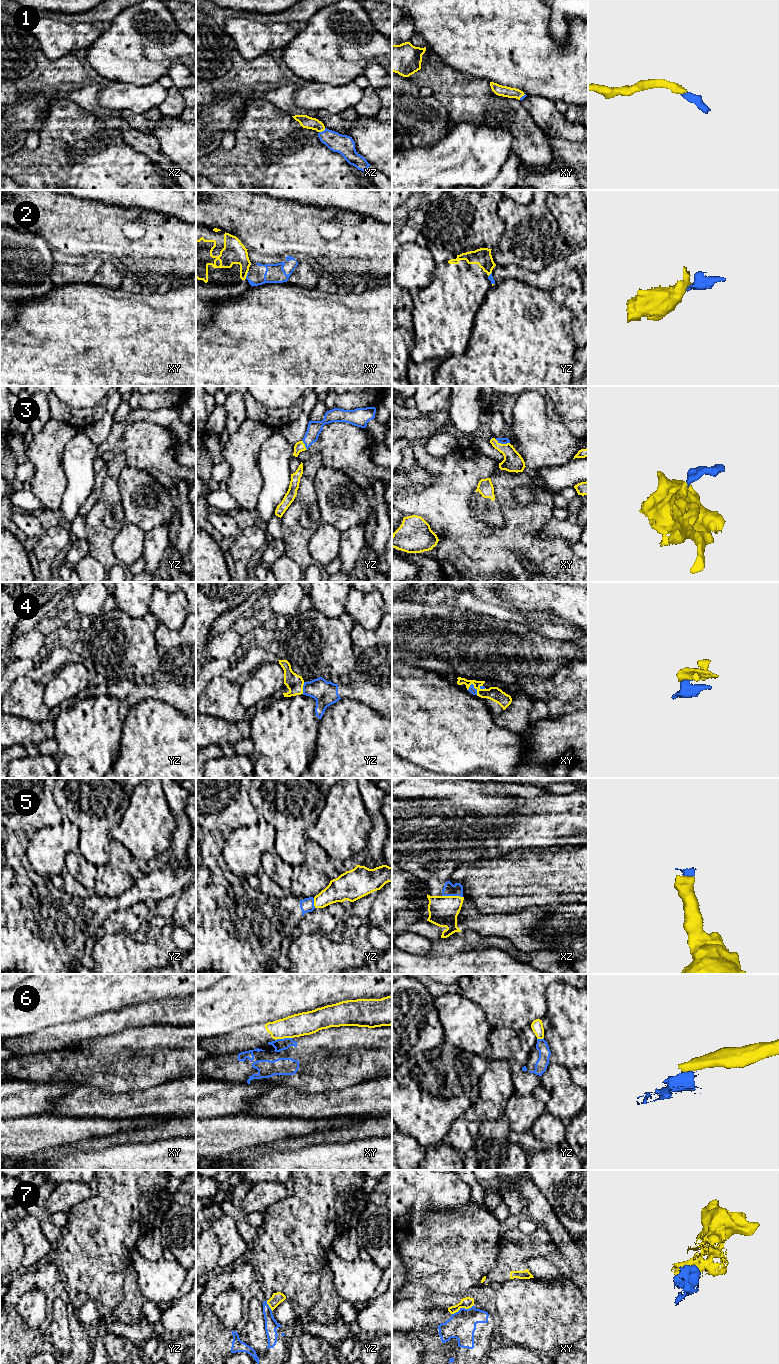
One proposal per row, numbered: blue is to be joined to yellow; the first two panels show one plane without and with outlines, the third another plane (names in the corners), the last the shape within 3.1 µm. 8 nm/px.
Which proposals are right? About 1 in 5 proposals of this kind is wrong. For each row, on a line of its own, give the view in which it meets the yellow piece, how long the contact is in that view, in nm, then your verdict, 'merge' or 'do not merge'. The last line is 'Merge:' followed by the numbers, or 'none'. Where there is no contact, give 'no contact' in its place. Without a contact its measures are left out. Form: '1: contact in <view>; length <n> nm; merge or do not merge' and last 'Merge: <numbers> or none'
1: contact in xz; length 70 nm; merge
2: contact in xy; length 60 nm; do not merge
3: contact in xy; length 120 nm; merge
4: contact in xy; length 110 nm; merge
5: contact in xz; length 170 nm; merge
6: contact in xy; length 150 nm; do not merge
7: contact in xy; length 180 nm; do not merge
Merge: 1, 3, 4, 5

